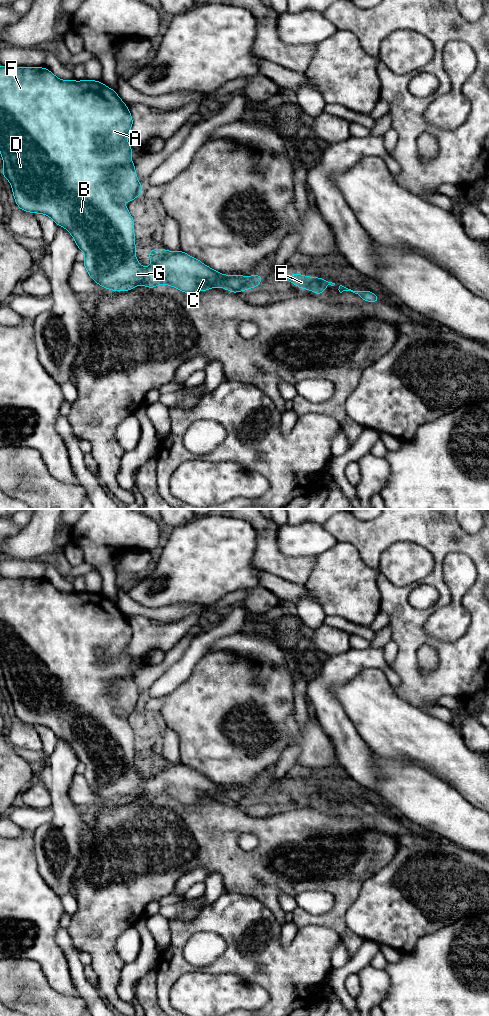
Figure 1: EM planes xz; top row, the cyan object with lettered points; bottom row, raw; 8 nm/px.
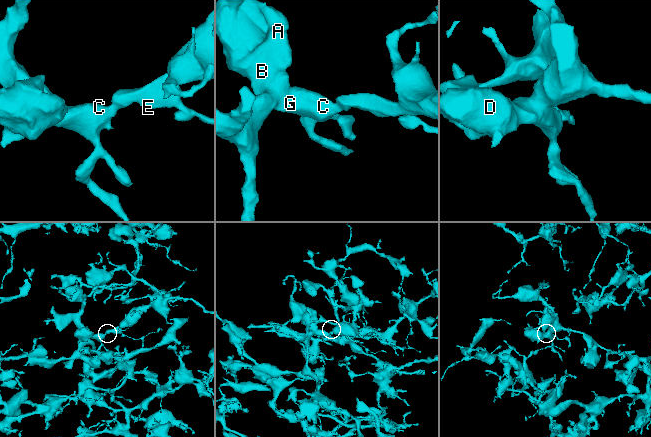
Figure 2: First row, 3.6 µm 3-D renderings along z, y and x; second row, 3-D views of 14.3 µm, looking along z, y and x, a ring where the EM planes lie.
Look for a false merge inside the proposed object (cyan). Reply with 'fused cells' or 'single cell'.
single cell

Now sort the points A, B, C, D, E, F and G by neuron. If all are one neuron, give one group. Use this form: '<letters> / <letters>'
A B C D E F G

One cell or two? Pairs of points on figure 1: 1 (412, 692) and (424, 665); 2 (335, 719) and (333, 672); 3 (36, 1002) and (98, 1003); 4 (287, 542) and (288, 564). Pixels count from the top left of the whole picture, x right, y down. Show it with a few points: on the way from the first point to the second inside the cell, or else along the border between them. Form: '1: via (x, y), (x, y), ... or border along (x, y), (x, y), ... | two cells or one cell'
1: border along (418, 648), (418, 668), (422, 672), (435, 669) | two cells
2: via (325, 707), (325, 684) | one cell
3: border along (80, 995), (88, 1005) | two cells
4: border along (277, 534), (280, 552), (289, 556), (312, 555) | two cells

